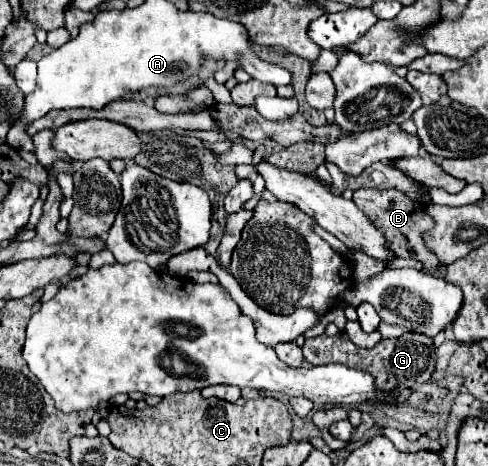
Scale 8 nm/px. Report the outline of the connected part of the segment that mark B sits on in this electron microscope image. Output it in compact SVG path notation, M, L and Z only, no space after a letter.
M357 189L353 193L353 201L355 205L373 221L373 225L385 235L389 249L397 255L397 257L405 257L405 259L417 259L423 263L425 271L433 271L433 269L441 269L441 263L437 261L437 257L427 251L427 247L423 245L423 237L421 233L433 227L433 219L429 215L425 215L423 205L421 203L413 203L407 195L403 195L401 191L393 189L385 189L385 191L373 191L373 189Z

